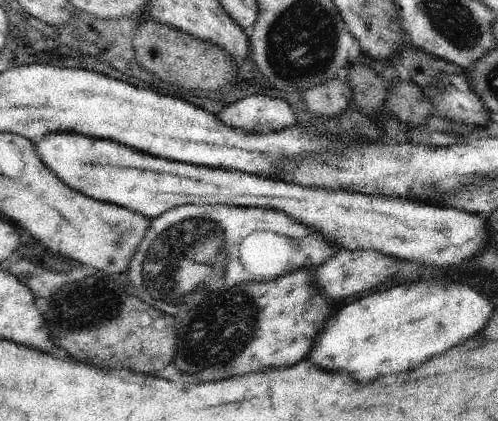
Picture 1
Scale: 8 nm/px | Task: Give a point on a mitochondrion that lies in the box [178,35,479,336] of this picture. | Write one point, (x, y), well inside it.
(442, 70)

